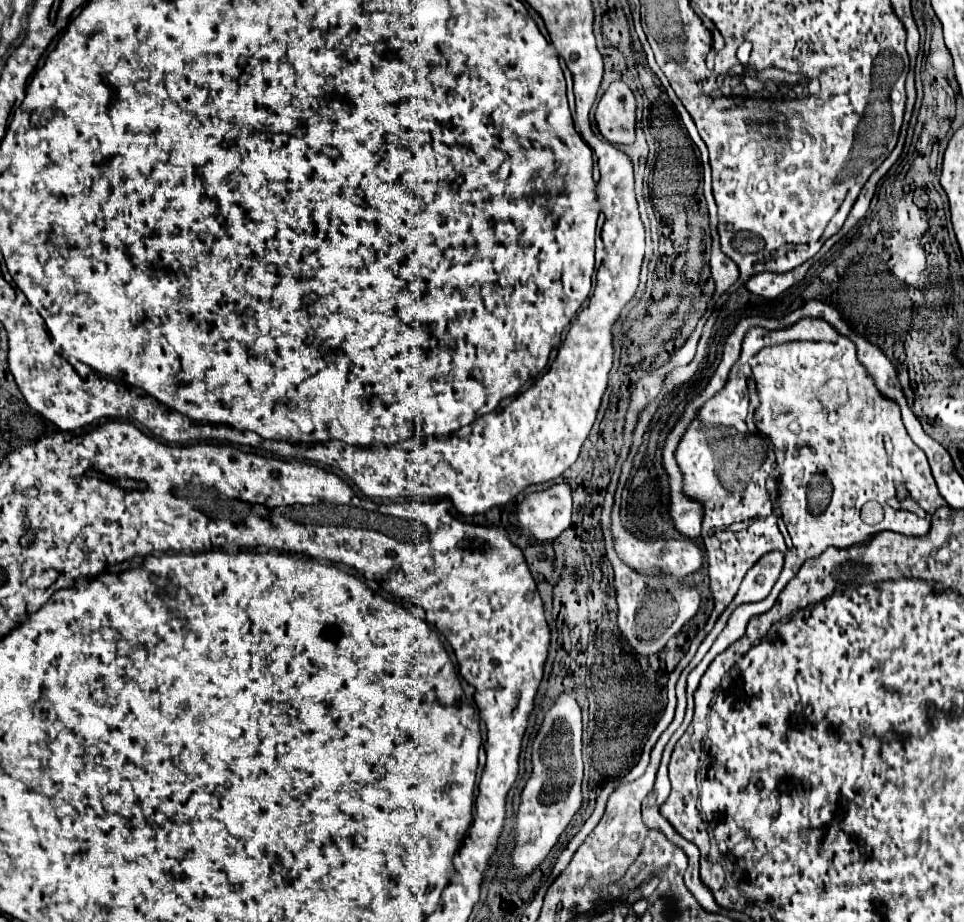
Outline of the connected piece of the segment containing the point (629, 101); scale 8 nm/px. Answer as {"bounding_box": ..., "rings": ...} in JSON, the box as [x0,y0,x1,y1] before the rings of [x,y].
{"bounding_box":[596,81,636,145],"rings":[[[622,81],[612,83],[596,109],[596,127],[614,145],[632,145],[636,127],[636,101],[630,87]]]}

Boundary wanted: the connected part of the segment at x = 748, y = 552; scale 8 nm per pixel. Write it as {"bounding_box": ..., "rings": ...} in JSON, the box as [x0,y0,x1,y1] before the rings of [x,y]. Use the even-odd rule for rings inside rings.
{"bounding_box":[674,317,946,629],"rings":[[[814,317],[798,319],[794,325],[778,331],[752,327],[743,339],[740,357],[731,369],[726,385],[712,399],[708,399],[704,407],[696,413],[696,417],[680,437],[674,457],[684,479],[682,493],[688,499],[698,501],[704,511],[702,541],[708,561],[710,591],[714,597],[714,611],[710,613],[710,629],[714,627],[720,613],[734,599],[746,571],[762,555],[770,551],[786,553],[786,543],[774,517],[774,503],[770,499],[770,493],[766,491],[768,479],[777,479],[785,489],[784,493],[779,495],[778,511],[792,539],[792,547],[788,549],[784,561],[790,563],[790,567],[794,567],[794,563],[802,567],[806,559],[818,557],[828,547],[846,549],[852,545],[860,545],[868,539],[868,535],[874,537],[880,531],[926,535],[934,511],[946,505],[946,501],[938,495],[938,487],[930,473],[926,455],[912,443],[910,435],[904,429],[898,403],[880,393],[874,379],[868,375],[866,367],[858,361],[854,343],[838,335],[834,329],[830,329],[830,325],[824,319],[814,319]],[[749,361],[752,367],[751,378],[756,383],[760,399],[760,405],[756,413],[752,413],[752,419],[748,419],[748,407],[750,407],[748,379],[740,371],[740,366],[749,364]],[[898,483],[902,483],[912,495],[912,499],[926,511],[924,517],[918,517],[916,513],[904,509],[896,511],[886,503],[888,499],[898,497],[896,489]],[[868,501],[878,501],[884,507],[884,519],[878,525],[864,525],[864,521],[860,519],[860,509]],[[740,521],[748,521],[748,527],[740,531],[718,531],[718,529],[728,529],[730,525]]]}

